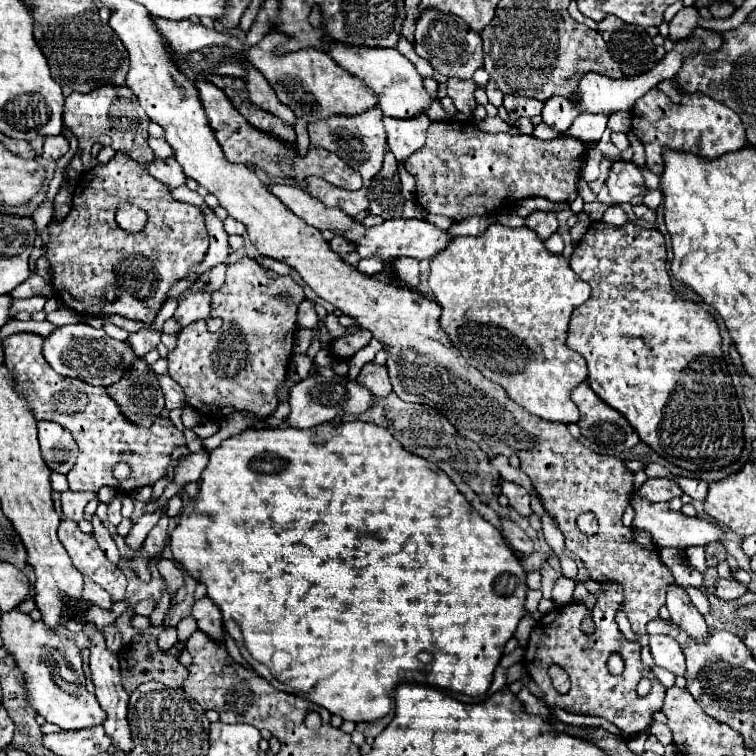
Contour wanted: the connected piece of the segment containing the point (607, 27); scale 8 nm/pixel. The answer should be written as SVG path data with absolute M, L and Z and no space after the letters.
M605 17L597 31L607 43L611 57L621 65L625 77L641 75L655 65L655 47L645 29L625 25L619 17Z

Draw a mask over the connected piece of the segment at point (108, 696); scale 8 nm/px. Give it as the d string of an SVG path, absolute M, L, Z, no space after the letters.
M83 623L83 633L89 637L91 641L91 681L95 685L95 695L101 703L101 707L107 713L107 721L105 721L105 733L113 739L113 745L121 747L125 753L131 749L131 731L129 731L129 723L127 723L127 701L129 695L125 693L125 689L121 689L121 675L119 675L119 655L109 653L107 645L105 645L105 637L103 633L93 625L93 623Z

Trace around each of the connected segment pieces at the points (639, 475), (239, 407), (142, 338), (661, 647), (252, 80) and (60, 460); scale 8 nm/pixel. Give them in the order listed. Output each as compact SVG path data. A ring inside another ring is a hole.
M639 470L633 475L633 495L629 497L629 505L633 507L635 511L635 519L633 519L633 527L635 529L641 529L645 533L651 535L653 543L657 547L677 547L677 549L687 549L691 545L705 545L705 543L713 543L713 541L719 541L723 537L723 531L715 525L711 525L709 521L705 519L699 519L699 517L685 517L683 513L679 511L671 511L667 503L651 503L647 499L641 499L637 497L637 489L647 481L648 477L643 470Z
M243 257L237 263L229 265L225 283L217 293L213 293L211 303L211 317L221 317L223 327L215 333L209 333L205 321L195 321L179 331L177 347L167 355L169 377L183 387L187 405L207 419L223 419L235 411L247 411L257 419L271 417L279 405L277 391L283 387L287 365L293 355L297 307L303 299L303 289L293 281L291 275L277 277L273 281L267 277L267 269L263 269L255 259L249 257Z
M143 329L143 331L133 333L133 335L131 335L131 343L133 343L133 347L135 347L135 353L137 353L139 357L143 357L147 351L151 351L151 349L157 347L159 337L161 337L161 333L151 331L151 329Z
M649 635L649 649L655 659L655 665L665 667L675 675L685 673L685 657L677 641L669 635Z
M247 67L245 83L247 83L247 91L249 91L249 101L253 105L257 105L269 113L275 113L275 117L279 117L287 125L295 125L295 117L293 117L291 109L285 109L281 103L277 103L277 95L267 85L265 77L261 77L261 73L257 73L257 69Z
M41 421L39 423L39 437L41 437L41 455L51 471L69 473L77 459L77 443L73 441L67 429L61 429L57 423Z

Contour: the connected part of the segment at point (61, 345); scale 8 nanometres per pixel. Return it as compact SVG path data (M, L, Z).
M73 323L55 329L43 341L45 361L63 377L81 379L89 385L109 387L113 381L119 381L125 369L133 363L135 353L123 343L109 337L103 329L93 329L85 323Z

